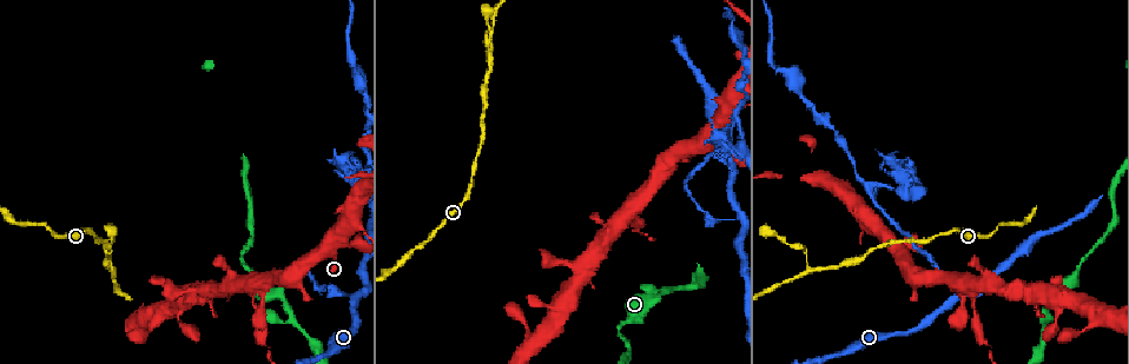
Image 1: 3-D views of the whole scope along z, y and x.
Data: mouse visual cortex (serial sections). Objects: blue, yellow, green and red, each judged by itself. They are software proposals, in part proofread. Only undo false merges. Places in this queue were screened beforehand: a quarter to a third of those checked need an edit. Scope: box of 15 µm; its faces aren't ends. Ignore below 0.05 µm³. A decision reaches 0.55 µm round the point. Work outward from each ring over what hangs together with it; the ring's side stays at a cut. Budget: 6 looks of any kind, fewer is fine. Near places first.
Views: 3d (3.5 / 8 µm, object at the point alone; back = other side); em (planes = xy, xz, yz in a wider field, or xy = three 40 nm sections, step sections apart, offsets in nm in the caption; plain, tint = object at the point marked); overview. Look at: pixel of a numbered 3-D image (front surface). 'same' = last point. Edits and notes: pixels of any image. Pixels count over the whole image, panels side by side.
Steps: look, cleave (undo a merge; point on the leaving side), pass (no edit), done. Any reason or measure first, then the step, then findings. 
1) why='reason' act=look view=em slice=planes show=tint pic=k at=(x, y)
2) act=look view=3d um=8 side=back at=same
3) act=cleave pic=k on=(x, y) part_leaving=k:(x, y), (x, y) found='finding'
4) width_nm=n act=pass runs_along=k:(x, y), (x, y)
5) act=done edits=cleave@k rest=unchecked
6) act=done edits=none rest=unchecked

why='three arms meet' act=look view=3d um=3.5 pic=1 at=(732, 219)

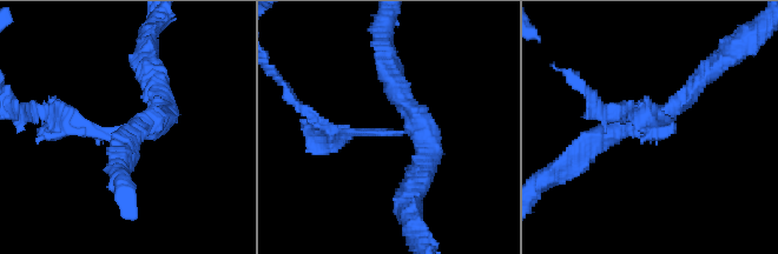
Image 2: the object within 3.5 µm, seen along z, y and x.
arms=3 arm_widths_nm=200,250,300 why='need the tissue' act=look view=em slice=xy step=5 show=tint pic=2 at=(388, 133)

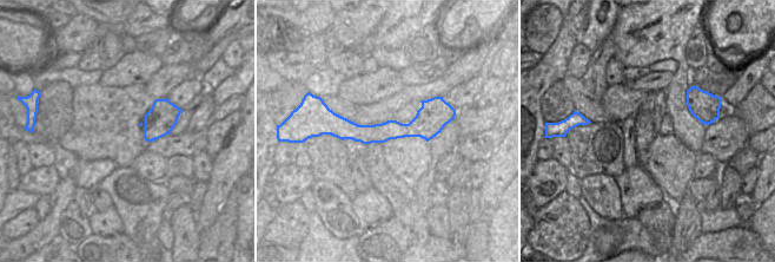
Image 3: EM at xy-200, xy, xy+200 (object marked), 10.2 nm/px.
act=pass runs_along=3:(337, 124), (356, 132), (438, 129) found='one cell here'

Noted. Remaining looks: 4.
act=look view=3d um=3.5 pic=1 at=(810, 267)

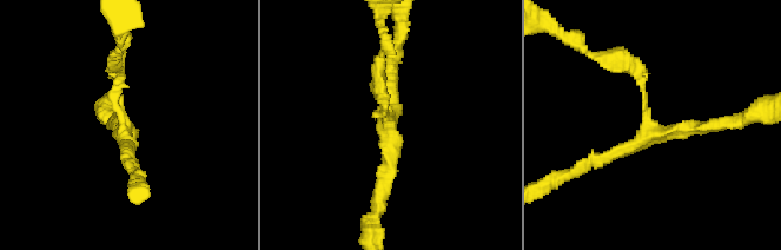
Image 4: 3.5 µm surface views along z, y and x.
arms=3 arm_widths_nm=150,150,200 act=look view=em slice=xy step=2 show=plain pic=4 at=(123, 130)

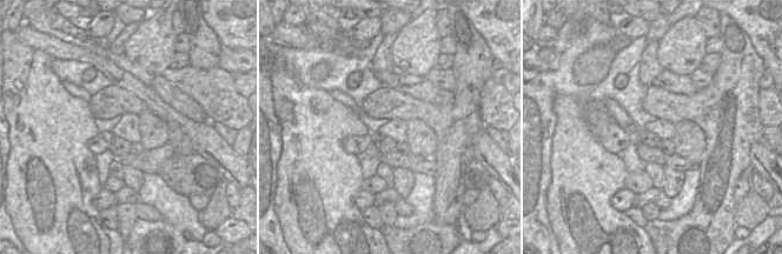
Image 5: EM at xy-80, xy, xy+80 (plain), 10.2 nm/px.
act=look view=em slice=xy step=2 show=tint at=same

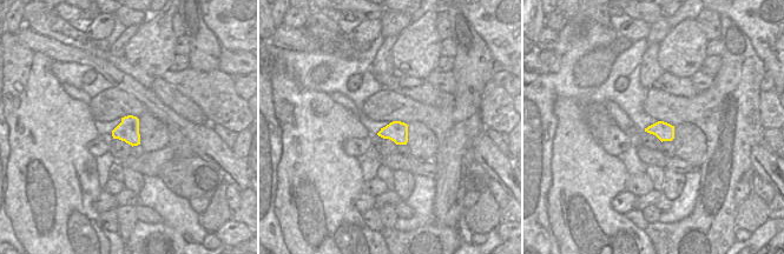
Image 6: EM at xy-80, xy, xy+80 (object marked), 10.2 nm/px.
act=pass found='continuous, no second cell'

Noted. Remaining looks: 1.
act=done edits=none rest=unchecked

